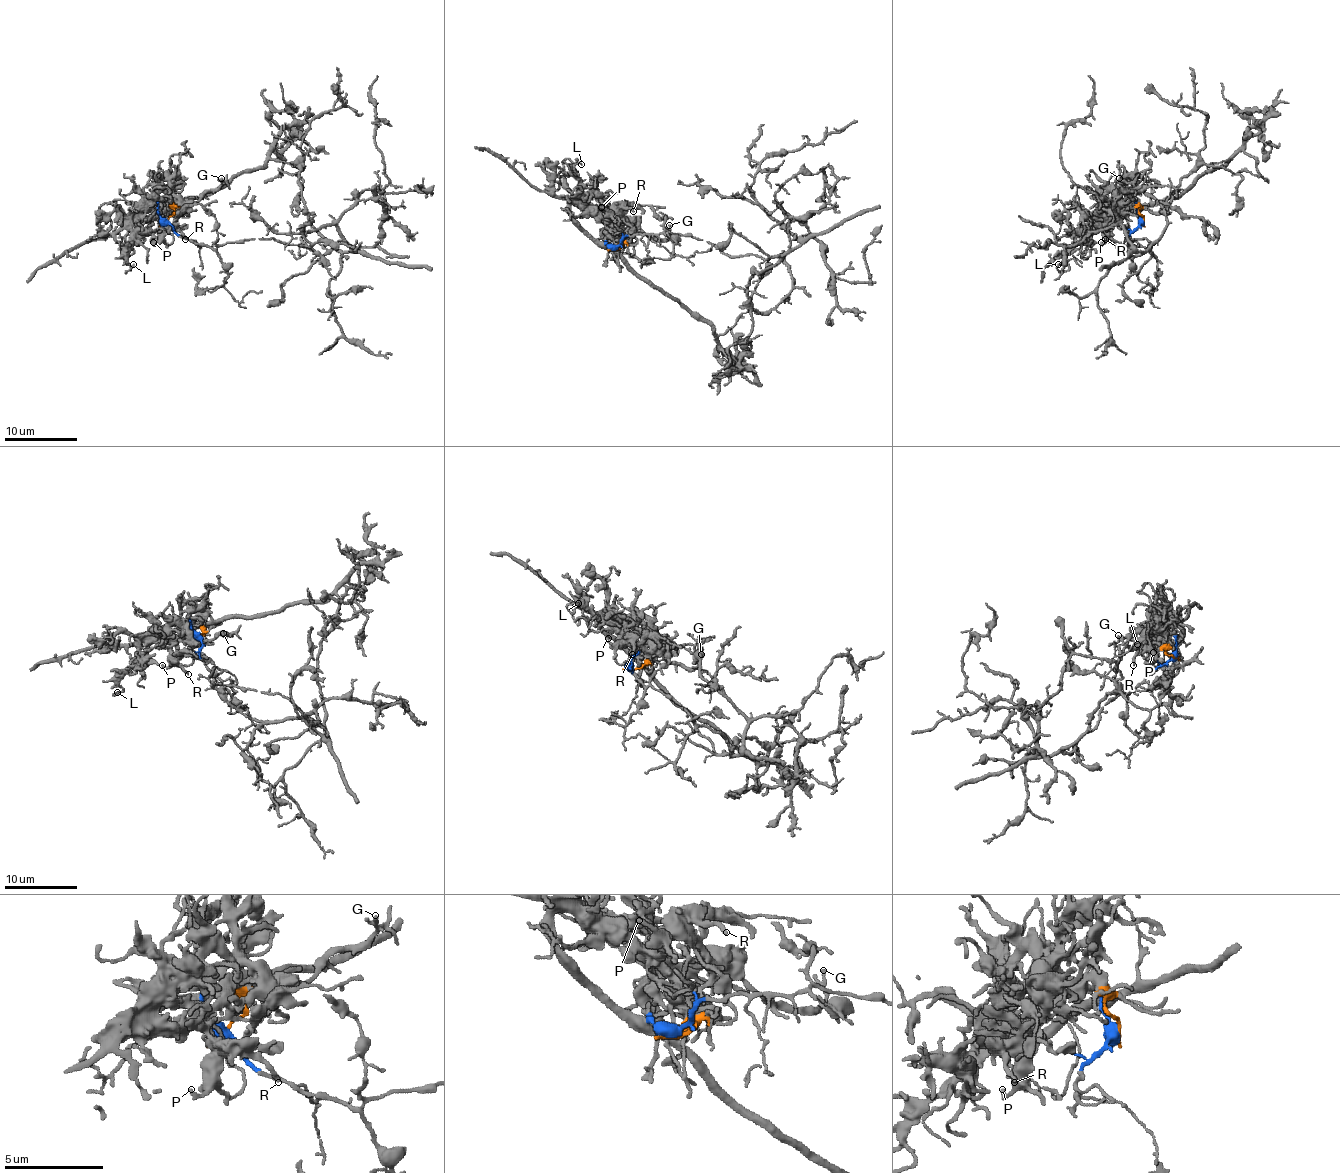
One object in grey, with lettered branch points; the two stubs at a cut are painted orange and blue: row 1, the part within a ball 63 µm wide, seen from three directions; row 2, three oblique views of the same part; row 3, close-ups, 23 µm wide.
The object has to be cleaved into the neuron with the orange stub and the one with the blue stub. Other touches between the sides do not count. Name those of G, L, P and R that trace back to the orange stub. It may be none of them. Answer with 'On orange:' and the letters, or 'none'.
On orange: G, L, P, R

